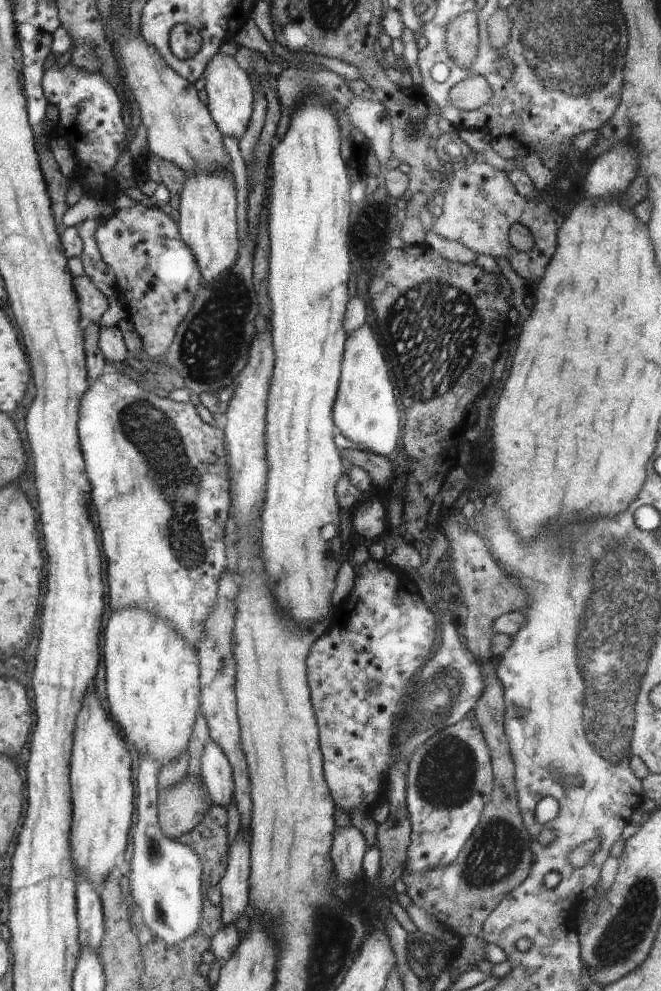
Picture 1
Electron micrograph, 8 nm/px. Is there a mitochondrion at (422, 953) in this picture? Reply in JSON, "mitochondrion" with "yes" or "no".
{"mitochondrion":"yes"}

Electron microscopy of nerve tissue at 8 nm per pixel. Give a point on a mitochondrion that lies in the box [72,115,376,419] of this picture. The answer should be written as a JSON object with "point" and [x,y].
{"point":[222,320]}

